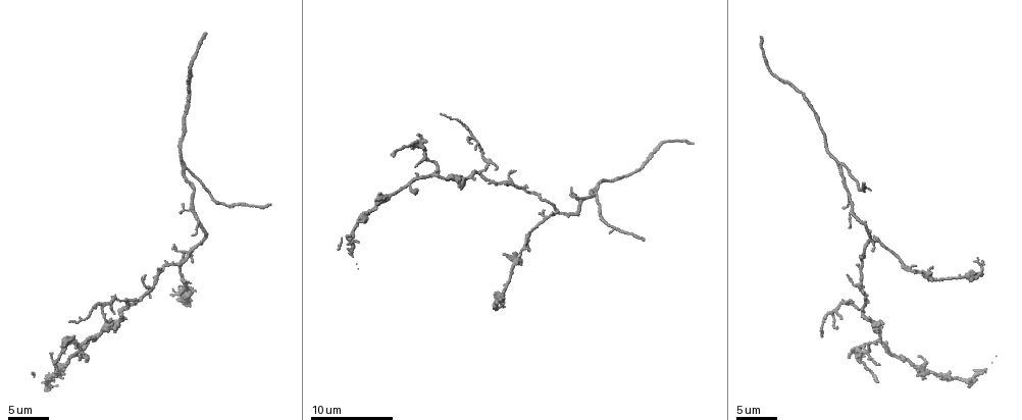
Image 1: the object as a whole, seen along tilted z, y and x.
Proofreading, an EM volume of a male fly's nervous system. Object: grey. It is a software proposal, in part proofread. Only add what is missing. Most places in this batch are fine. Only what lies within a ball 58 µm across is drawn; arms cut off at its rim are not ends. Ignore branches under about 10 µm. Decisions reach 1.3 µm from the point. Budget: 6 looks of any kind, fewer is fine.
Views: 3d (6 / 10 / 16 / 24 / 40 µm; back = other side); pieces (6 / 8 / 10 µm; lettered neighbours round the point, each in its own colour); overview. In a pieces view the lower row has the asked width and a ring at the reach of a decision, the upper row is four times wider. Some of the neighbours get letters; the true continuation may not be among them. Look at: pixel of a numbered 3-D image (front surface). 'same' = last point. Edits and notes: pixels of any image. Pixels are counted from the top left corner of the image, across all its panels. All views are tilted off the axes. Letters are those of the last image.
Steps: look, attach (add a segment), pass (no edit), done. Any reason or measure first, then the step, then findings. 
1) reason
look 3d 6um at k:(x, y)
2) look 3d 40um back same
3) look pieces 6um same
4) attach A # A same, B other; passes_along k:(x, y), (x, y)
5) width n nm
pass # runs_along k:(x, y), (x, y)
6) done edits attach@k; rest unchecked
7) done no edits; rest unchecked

free end
look pieces 6um at 1:(391, 154)

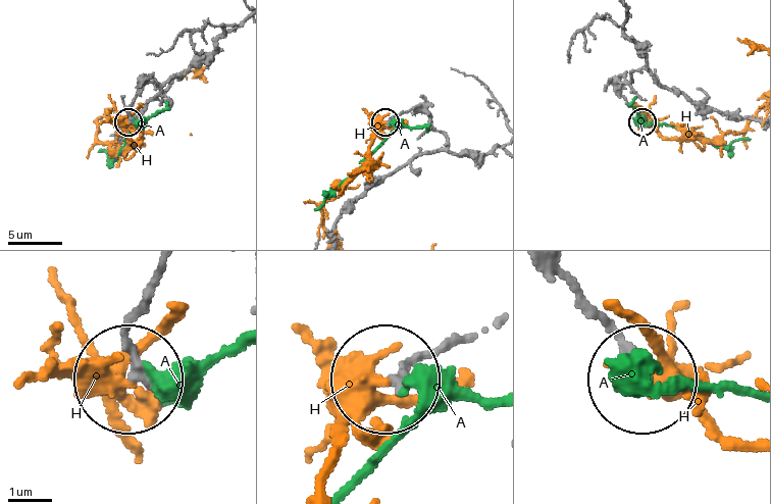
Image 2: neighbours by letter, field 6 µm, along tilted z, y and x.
pass # A other, H other; runs_along 2:(154, 292), (134, 329), (129, 373); no lettered segment goes on from it

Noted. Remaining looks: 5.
stops while still wide
look 3d 10um at 1:(904, 360)

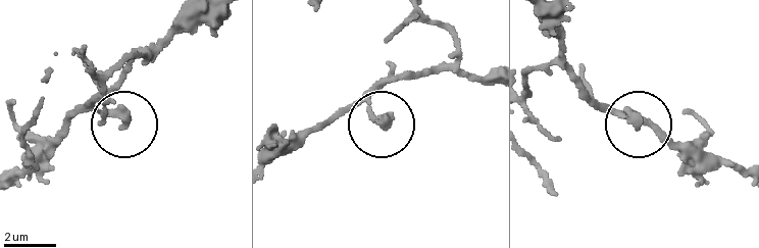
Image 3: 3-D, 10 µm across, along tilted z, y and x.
what lies round it
look pieces 6um at 3:(385, 122)

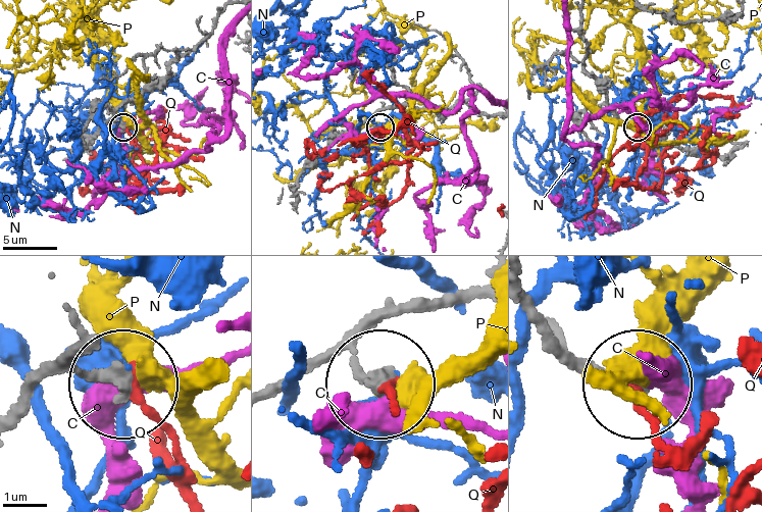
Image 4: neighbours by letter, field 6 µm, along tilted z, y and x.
pass # C other, N other, P other, Q other; runs_along 4:(84, 341), (77, 368), (119, 379); no lettered segment goes on from it

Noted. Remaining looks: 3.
tapers out
look 3d 6um at 1:(917, 356)

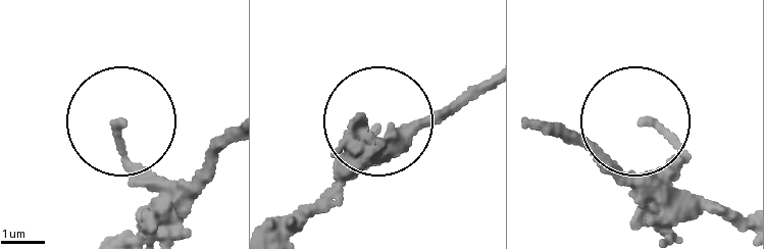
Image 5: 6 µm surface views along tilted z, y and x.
what lies round it
look pieces 6um at 5:(120, 123)

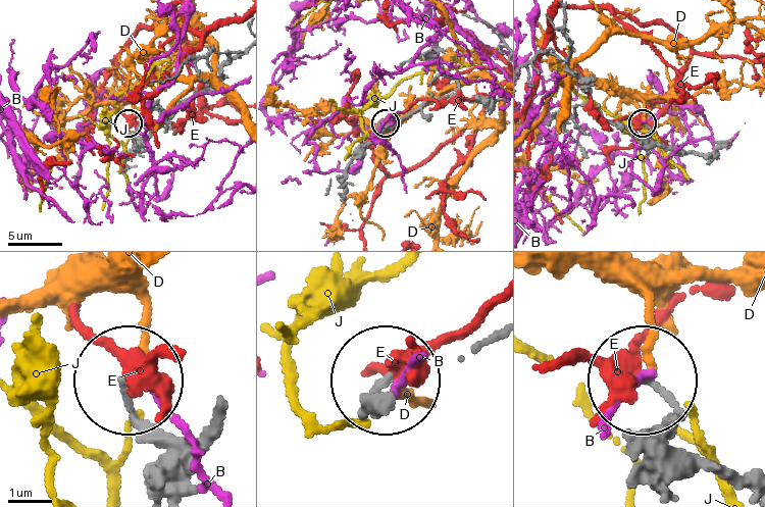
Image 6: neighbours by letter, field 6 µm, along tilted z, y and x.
pass # B other, D other, E other, J other; runs_along 6:(645, 433), (657, 432), (669, 407), (651, 378); no lettered segment goes on from it

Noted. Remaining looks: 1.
done no edits; rest unchecked

